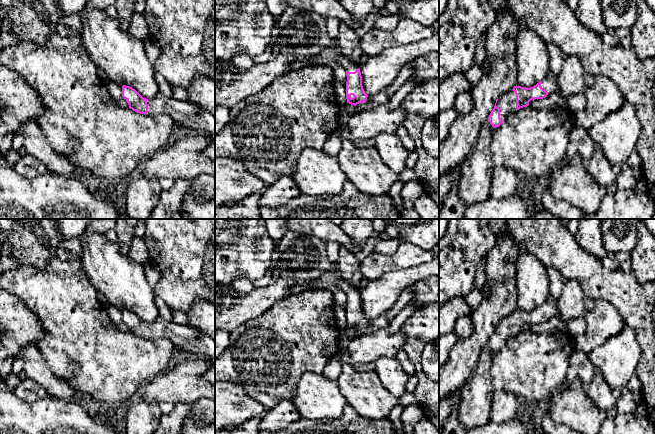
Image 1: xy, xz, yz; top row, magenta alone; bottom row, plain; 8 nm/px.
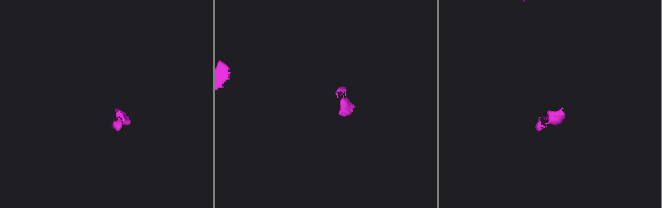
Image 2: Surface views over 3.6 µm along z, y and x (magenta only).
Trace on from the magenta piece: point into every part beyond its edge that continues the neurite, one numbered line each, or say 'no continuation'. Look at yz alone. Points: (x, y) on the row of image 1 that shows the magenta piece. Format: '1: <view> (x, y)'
1: yz (549, 83)
2: yz (507, 102)

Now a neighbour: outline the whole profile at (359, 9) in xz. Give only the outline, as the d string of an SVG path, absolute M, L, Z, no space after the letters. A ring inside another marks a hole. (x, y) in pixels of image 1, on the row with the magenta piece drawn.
M340 0L339 3L354 20L364 20L374 9L372 0Z

